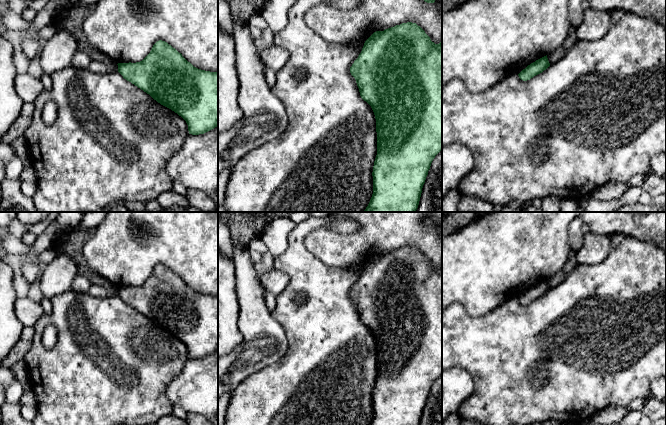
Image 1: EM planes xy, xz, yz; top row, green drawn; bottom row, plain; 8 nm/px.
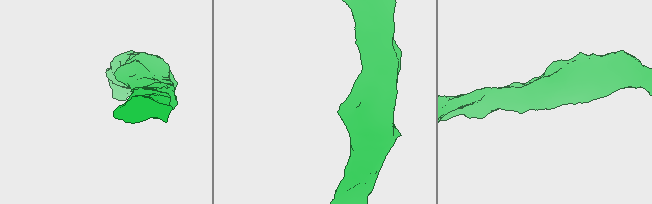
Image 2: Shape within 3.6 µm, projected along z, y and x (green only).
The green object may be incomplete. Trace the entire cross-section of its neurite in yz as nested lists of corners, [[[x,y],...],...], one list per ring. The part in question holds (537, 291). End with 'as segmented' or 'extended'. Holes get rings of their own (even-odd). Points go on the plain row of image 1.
[[[547,279],[528,289],[519,298],[519,302],[523,305],[530,304],[534,300],[542,297],[550,290]]]; as segmented

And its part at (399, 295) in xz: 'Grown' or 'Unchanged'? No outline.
Unchanged

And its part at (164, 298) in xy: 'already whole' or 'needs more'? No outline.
already whole

